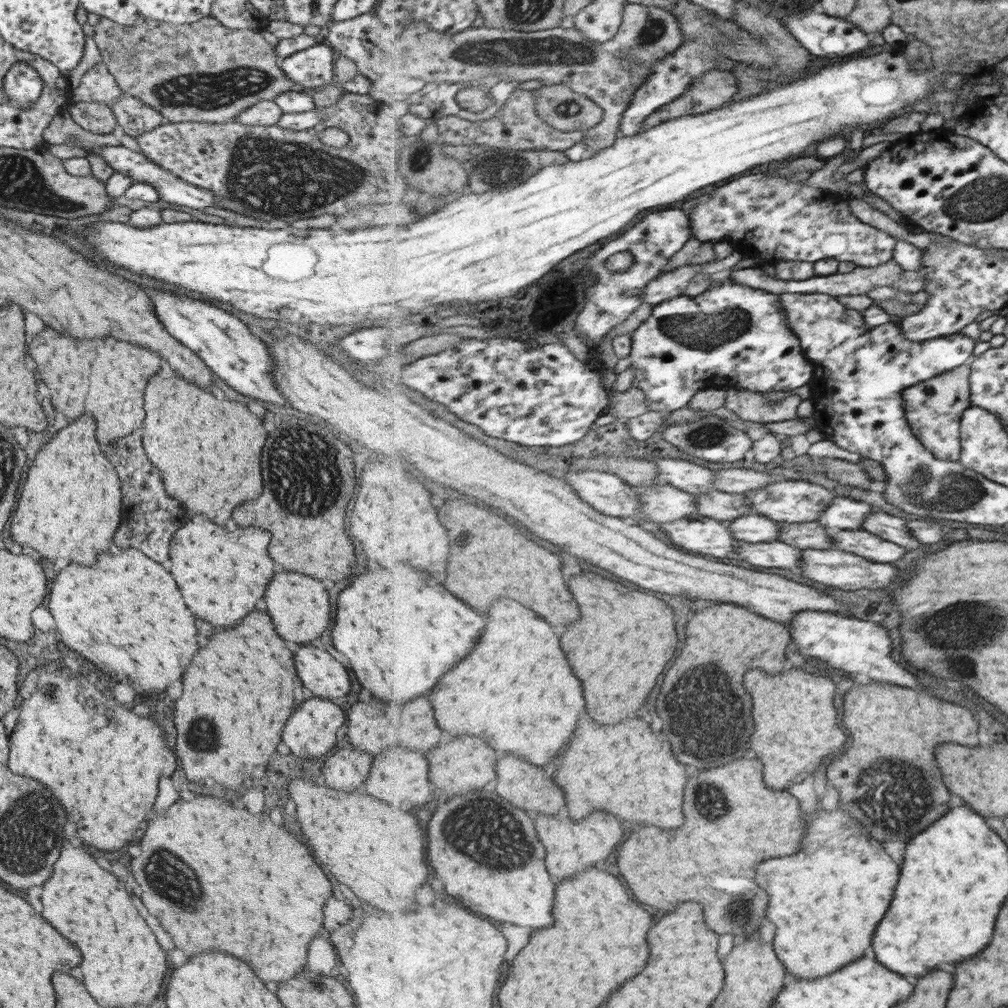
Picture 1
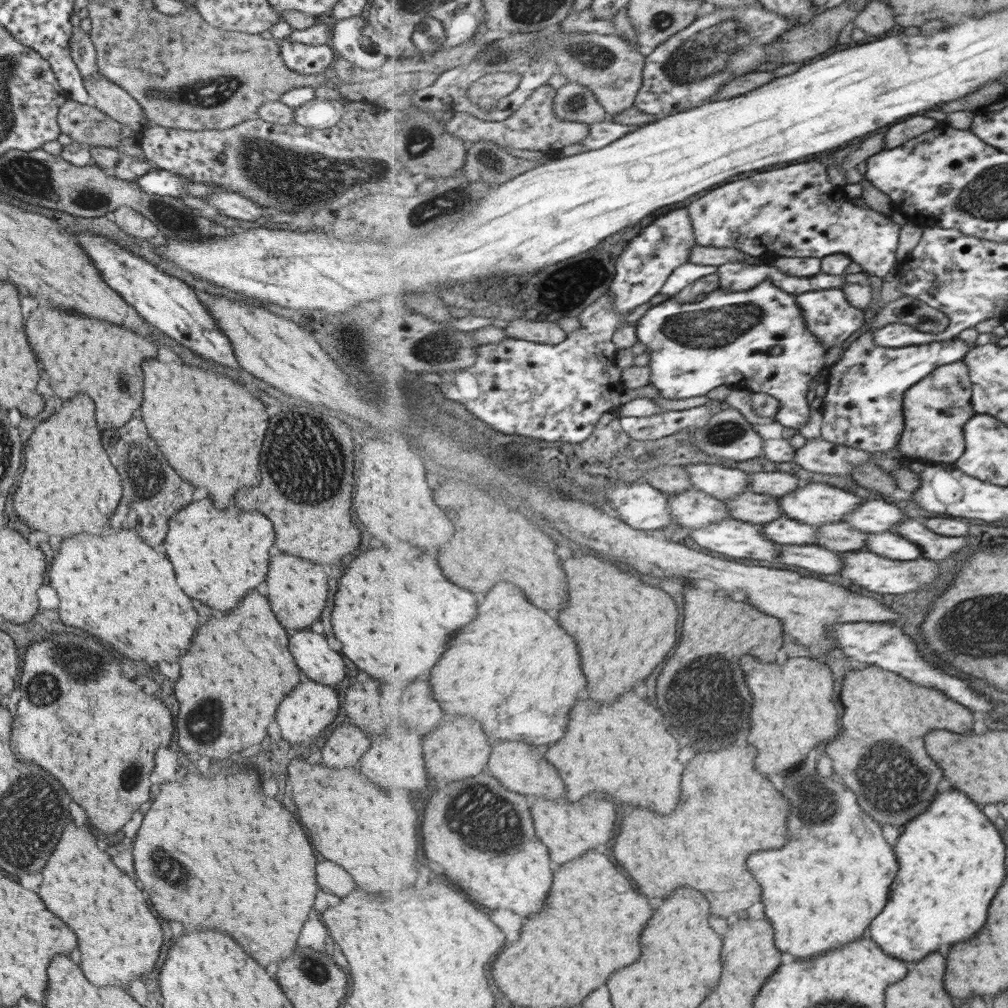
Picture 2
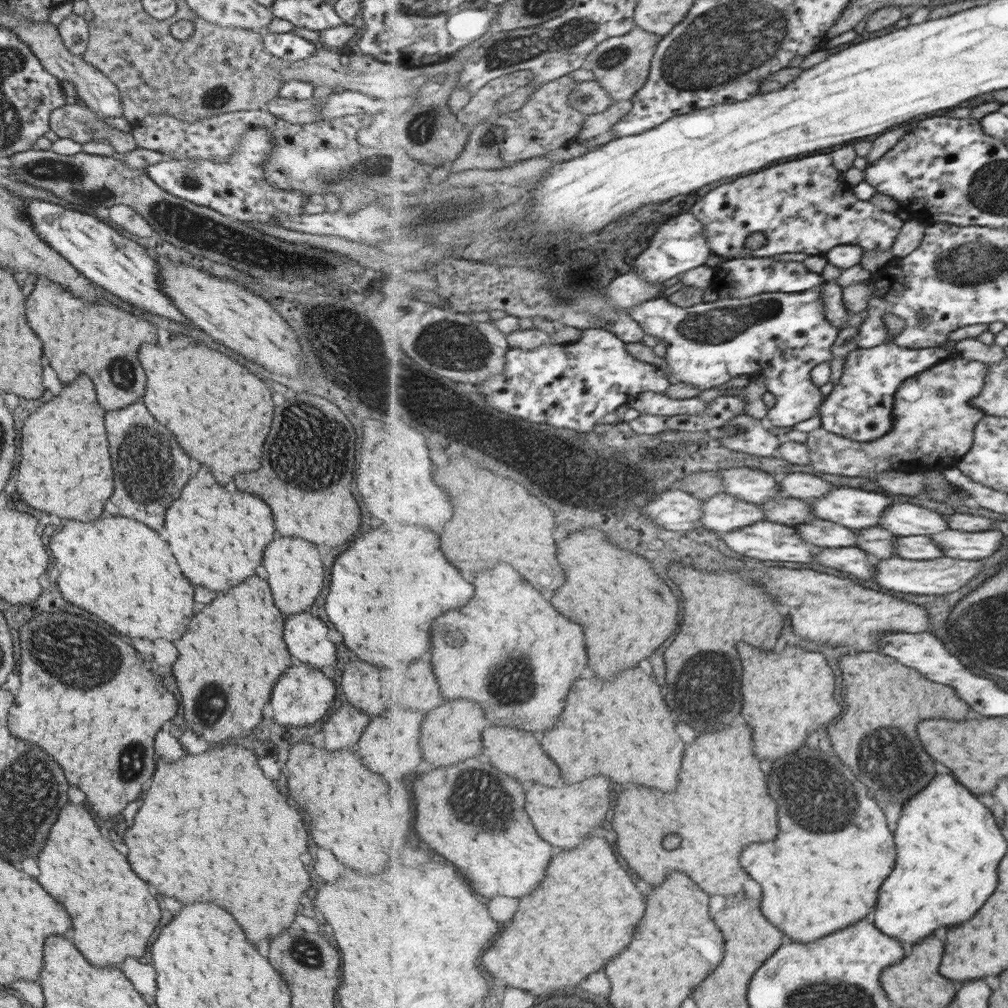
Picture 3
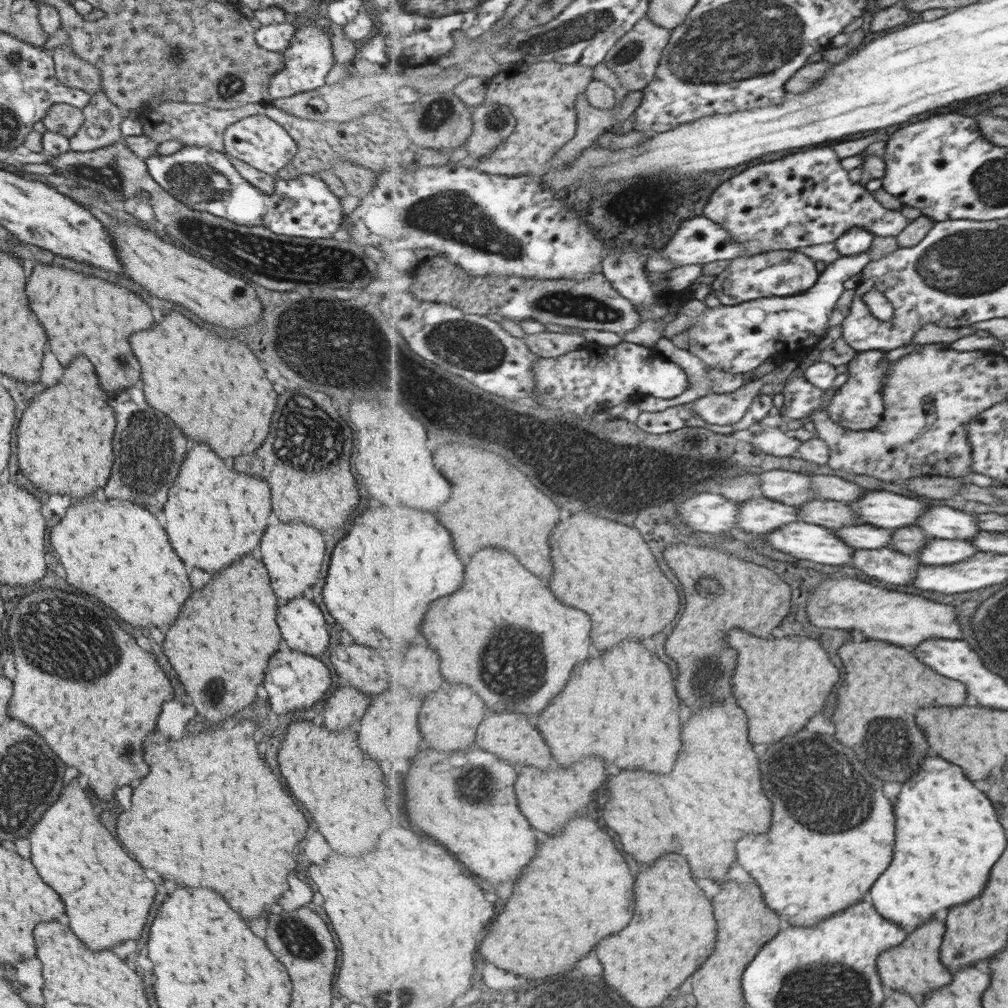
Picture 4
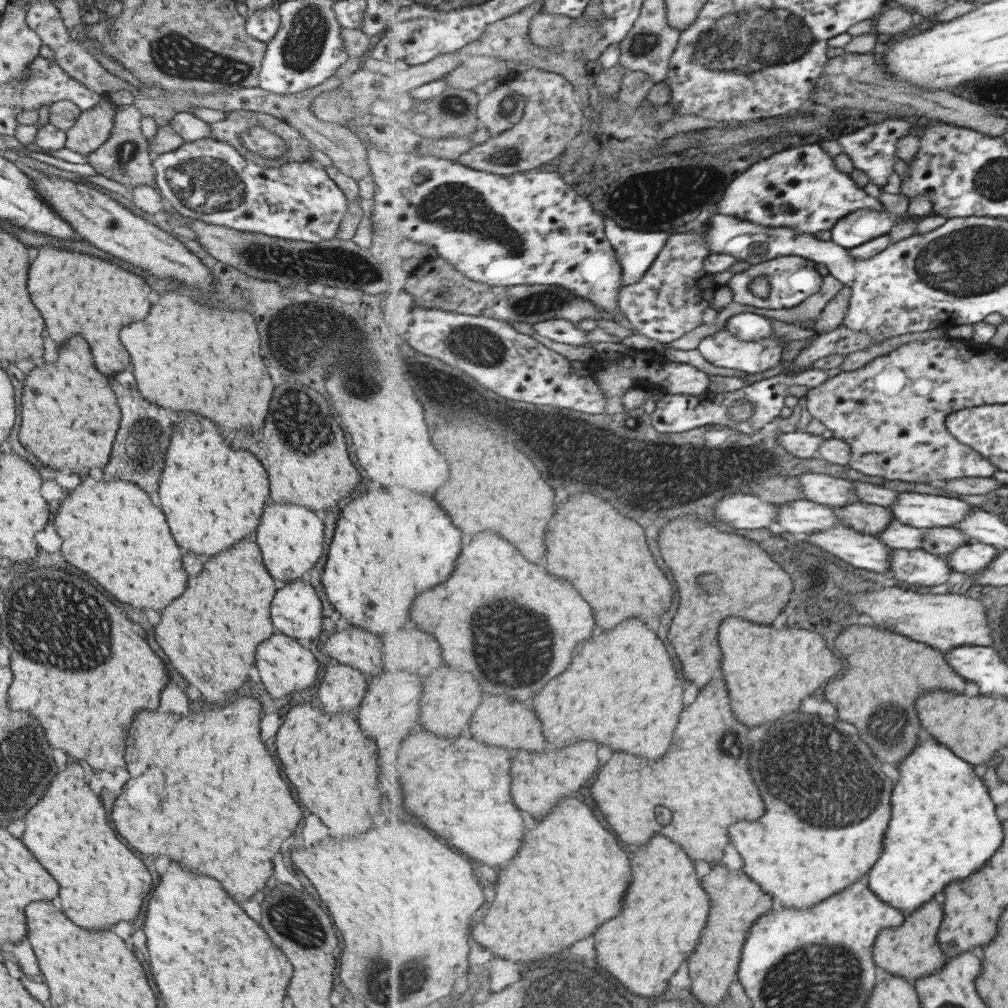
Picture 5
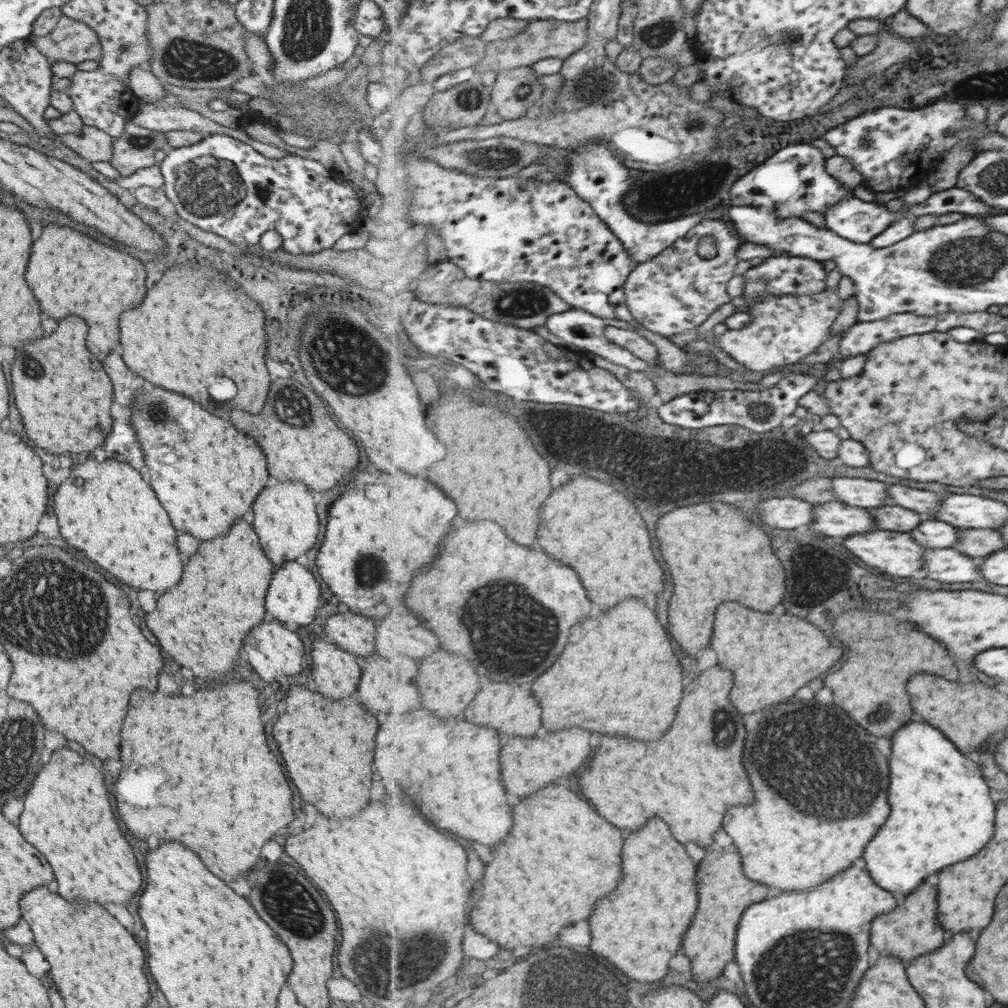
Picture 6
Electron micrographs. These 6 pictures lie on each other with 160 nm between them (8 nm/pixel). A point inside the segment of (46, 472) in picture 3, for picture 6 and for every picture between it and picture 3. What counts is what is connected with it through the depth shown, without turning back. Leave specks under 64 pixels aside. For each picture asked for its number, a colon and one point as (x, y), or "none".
4: (63, 447)
5: (63, 403)
6: (63, 398)

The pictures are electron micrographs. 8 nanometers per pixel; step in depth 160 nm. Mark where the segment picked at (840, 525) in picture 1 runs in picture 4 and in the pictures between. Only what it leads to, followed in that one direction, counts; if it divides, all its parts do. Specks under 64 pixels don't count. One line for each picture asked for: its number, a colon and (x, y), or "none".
2: (874, 516)
3: (906, 519)
4: (944, 522)

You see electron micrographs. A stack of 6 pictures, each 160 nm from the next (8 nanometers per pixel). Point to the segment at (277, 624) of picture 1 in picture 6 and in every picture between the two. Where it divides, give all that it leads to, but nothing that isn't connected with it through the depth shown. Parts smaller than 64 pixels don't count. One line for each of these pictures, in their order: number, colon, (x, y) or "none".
2: (296, 591)
3: (294, 572)
4: (291, 553)
5: (290, 538)
6: (284, 519)

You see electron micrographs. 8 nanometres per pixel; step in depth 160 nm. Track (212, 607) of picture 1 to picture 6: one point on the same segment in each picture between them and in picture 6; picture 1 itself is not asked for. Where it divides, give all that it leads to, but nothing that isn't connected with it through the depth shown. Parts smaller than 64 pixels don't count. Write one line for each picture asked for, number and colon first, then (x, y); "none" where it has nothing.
2: (217, 557)
3: (218, 541)
4: (204, 484)
5: (212, 496)
6: (217, 472)

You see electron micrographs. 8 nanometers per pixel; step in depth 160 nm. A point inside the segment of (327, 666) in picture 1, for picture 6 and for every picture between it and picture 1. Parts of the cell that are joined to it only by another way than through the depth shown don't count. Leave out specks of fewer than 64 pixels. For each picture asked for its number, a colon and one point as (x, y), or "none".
2: (321, 665)
3: (305, 636)
4: (301, 624)
5: (295, 611)
6: (293, 598)

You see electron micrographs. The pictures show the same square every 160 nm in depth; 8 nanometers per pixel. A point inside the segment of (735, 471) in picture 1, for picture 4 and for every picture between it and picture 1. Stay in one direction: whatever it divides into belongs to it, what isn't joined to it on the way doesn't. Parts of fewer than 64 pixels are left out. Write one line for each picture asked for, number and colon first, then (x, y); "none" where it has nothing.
2: (776, 483)
3: (804, 486)
4: (830, 487)

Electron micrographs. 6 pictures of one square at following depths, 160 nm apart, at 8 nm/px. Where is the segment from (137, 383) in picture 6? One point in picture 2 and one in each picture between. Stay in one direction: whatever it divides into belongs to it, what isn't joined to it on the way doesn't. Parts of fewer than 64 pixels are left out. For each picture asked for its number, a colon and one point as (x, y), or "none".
2: (149, 487)
3: (141, 487)
4: (138, 429)
5: (144, 432)

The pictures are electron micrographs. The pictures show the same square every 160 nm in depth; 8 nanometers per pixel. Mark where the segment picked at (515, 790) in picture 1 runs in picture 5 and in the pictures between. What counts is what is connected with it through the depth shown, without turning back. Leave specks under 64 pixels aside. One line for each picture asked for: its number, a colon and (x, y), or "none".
2: (521, 768)
3: (519, 754)
4: (514, 737)
5: (499, 721)

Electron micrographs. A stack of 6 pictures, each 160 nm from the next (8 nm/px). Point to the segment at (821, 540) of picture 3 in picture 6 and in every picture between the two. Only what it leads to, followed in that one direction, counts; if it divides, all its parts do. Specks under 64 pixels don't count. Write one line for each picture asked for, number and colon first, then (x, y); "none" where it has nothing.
4: (863, 536)
5: (897, 535)
6: (932, 533)

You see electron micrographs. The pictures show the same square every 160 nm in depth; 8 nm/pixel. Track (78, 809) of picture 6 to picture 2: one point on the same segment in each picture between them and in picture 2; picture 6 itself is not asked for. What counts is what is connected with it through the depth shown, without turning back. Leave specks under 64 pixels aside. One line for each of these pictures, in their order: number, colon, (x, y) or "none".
2: (119, 939)
3: (114, 918)
4: (106, 895)
5: (100, 882)

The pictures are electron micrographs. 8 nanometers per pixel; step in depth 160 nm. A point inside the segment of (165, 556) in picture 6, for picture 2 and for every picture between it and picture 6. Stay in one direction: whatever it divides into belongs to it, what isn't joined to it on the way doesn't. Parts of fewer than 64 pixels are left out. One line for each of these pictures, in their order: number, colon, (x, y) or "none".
2: (115, 588)
3: (118, 570)
4: (115, 551)
5: (110, 530)

